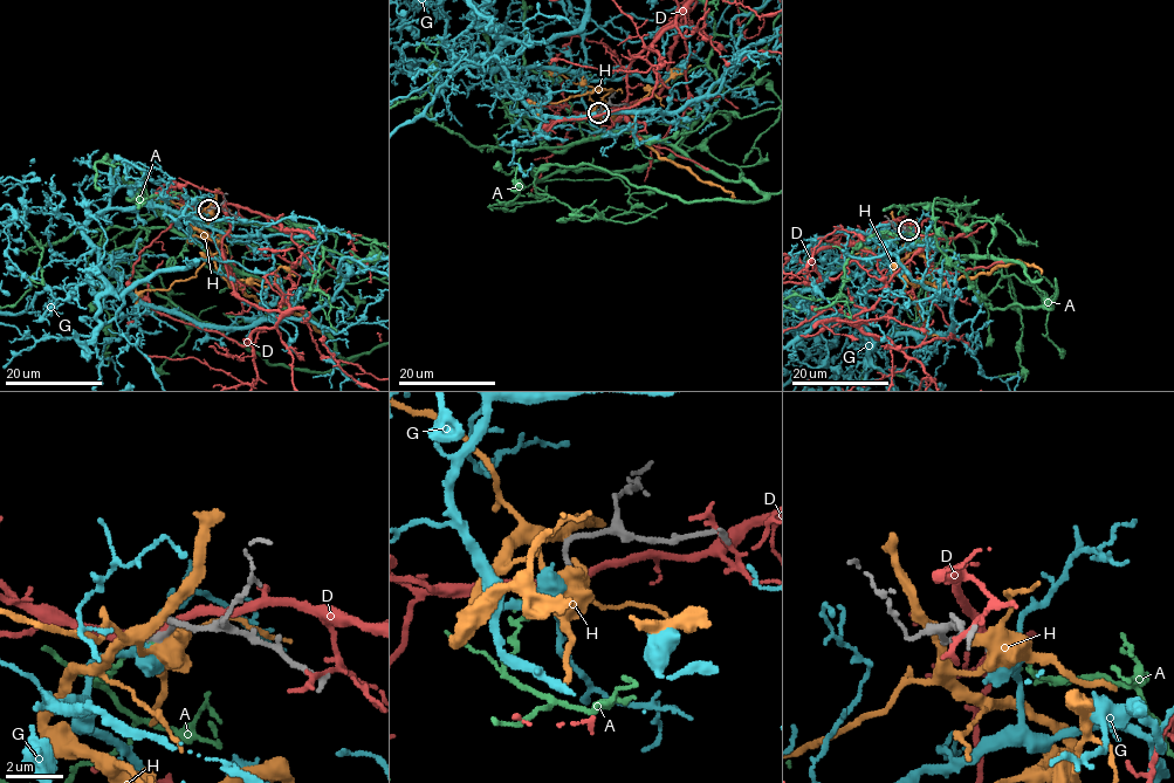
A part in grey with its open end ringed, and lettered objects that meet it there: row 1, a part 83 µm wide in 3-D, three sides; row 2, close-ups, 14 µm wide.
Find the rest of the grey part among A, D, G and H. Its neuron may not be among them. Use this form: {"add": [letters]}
{"add": ["G"]}

